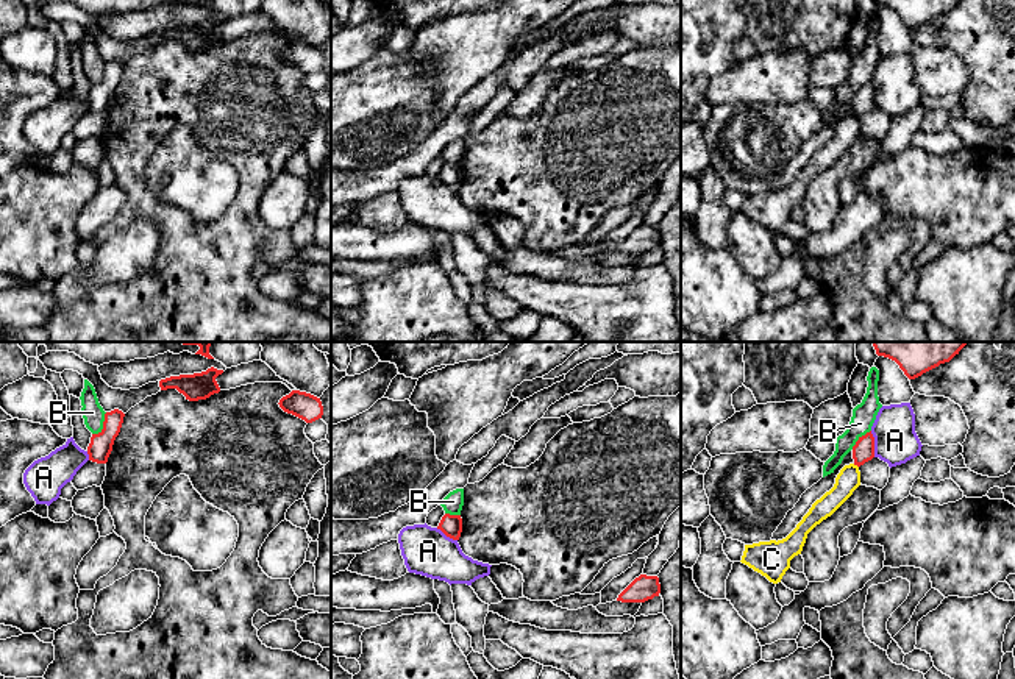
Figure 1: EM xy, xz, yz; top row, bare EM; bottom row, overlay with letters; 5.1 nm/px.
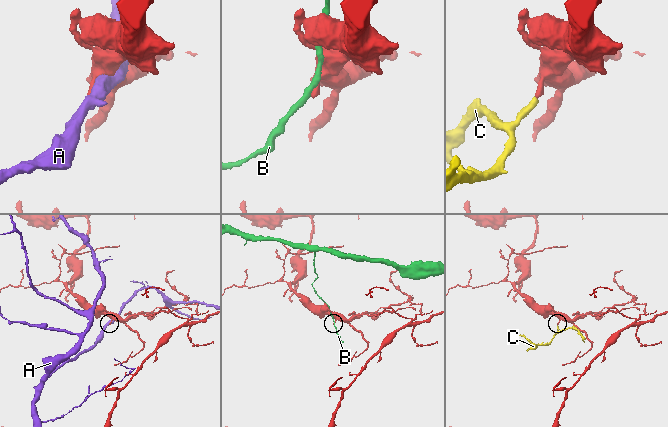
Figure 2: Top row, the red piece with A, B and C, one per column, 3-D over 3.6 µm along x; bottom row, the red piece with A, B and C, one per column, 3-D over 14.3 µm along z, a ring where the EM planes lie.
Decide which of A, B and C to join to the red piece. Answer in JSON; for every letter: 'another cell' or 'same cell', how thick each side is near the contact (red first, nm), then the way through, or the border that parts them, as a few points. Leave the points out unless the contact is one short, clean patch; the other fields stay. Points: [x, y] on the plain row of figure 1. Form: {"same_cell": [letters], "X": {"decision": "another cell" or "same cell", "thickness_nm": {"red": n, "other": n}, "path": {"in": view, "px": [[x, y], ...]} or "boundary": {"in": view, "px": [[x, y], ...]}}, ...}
{"same_cell": [], "A": {"decision": "another cell", "thickness_nm": {"red": 110, "other": 220}}, "B": {"decision": "another cell", "thickness_nm": {"red": 120, "other": 110}}, "C": {"decision": "another cell", "thickness_nm": {"red": 110, "other": 120}, "boundary": {"in": "yz", "px": [[853, 114], [858, 117]]}}}

